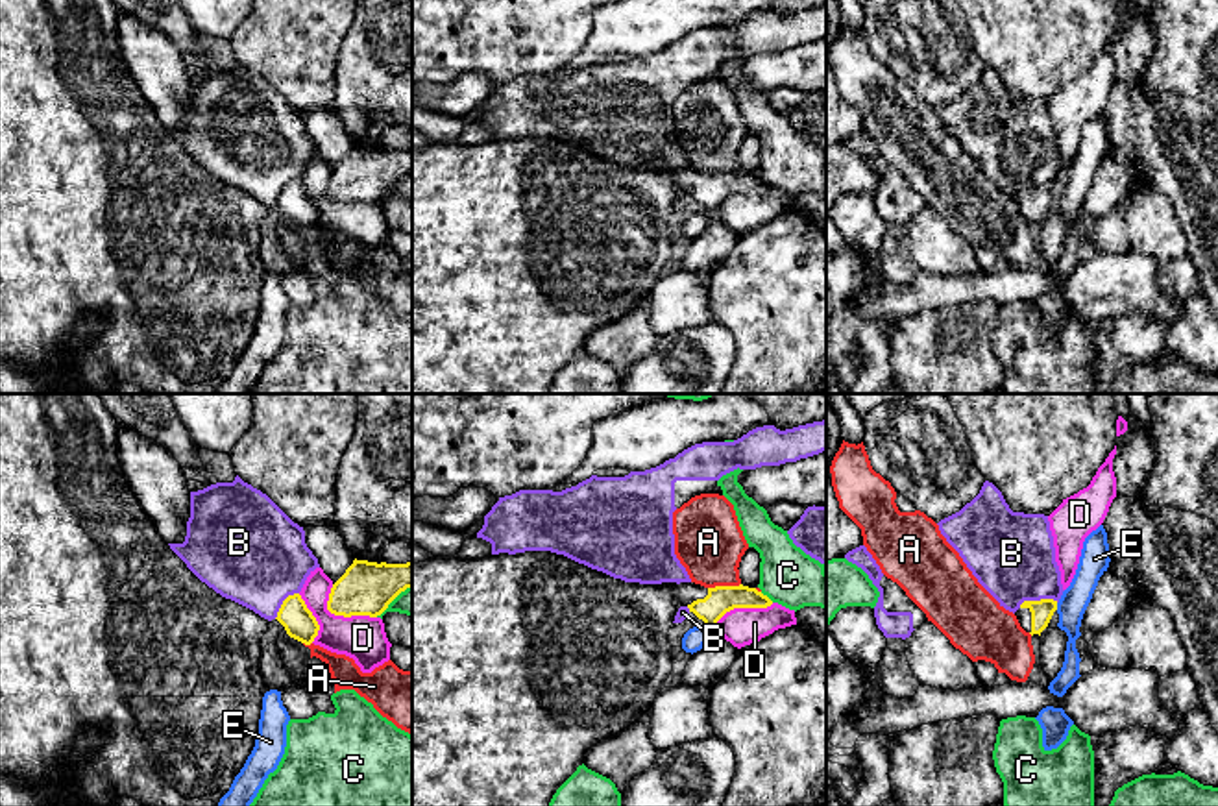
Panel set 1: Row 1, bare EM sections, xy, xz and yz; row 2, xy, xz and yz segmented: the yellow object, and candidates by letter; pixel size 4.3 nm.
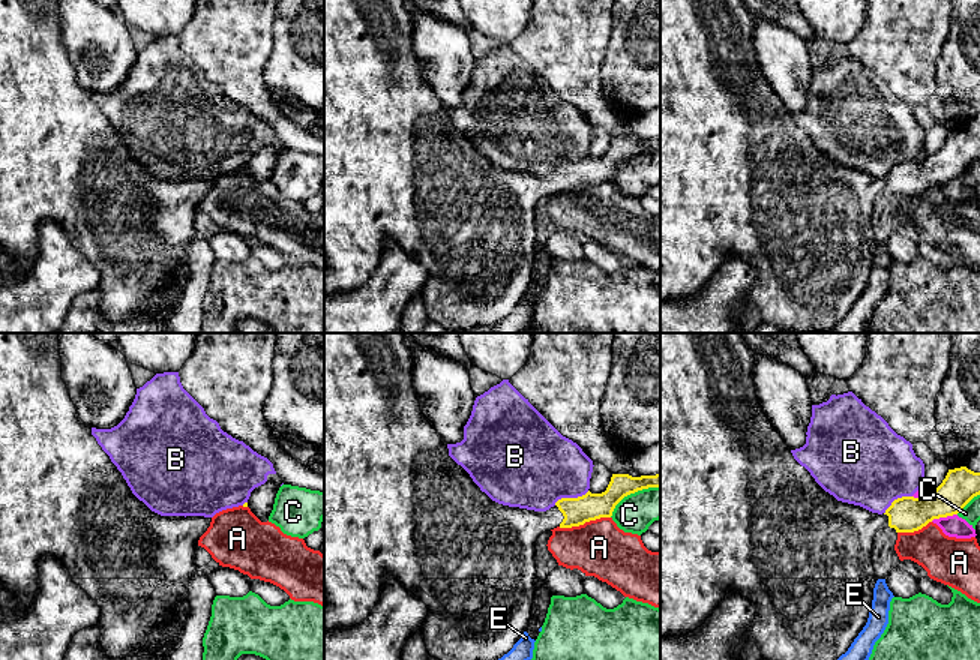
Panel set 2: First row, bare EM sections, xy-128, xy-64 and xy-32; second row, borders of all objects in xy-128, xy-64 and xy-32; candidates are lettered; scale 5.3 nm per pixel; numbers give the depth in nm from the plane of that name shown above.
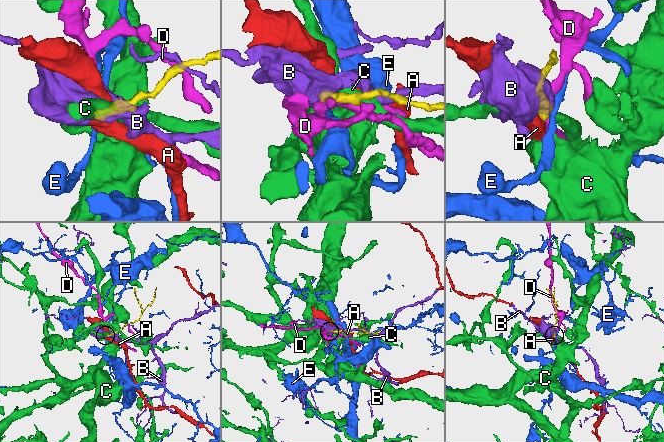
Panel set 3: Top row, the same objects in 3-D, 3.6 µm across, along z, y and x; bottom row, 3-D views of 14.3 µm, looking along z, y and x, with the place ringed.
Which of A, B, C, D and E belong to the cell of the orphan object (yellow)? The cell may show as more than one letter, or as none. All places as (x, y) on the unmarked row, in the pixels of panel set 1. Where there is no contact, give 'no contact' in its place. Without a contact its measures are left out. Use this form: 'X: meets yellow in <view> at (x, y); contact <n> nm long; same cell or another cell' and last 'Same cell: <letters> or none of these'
A: meets yellow in xz at (723, 172); contact 150 nm long; another cell
B: meets yellow in yz at (1037, 187); contact 180 nm long; another cell
C: meets yellow in xz at (766, 182); contact 80 nm long; another cell
D: meets yellow in xy at (341, 200); contact 240 nm long; another cell
E: meets yellow in yz at (1056, 193); contact 30 nm long; another cell
Same cell: none of these

